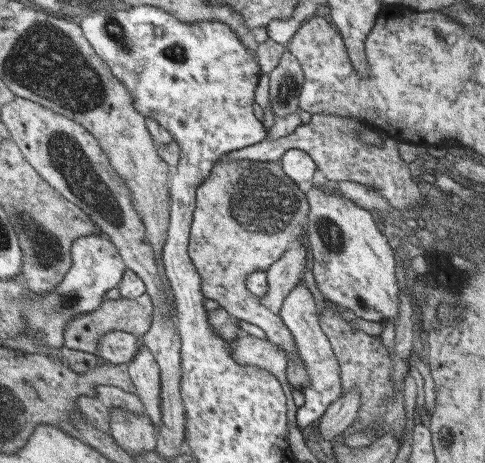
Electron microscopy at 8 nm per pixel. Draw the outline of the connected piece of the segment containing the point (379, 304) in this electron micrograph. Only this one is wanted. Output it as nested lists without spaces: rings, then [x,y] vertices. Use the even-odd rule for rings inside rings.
[[[307,186],[309,202],[309,226],[306,235],[309,240],[309,248],[313,255],[316,270],[313,276],[316,278],[319,292],[326,300],[344,307],[361,319],[385,323],[389,318],[397,316],[397,280],[395,280],[395,262],[391,247],[387,244],[386,236],[377,230],[373,218],[364,208],[357,208],[351,199],[344,197],[337,191],[326,191],[321,187]]]

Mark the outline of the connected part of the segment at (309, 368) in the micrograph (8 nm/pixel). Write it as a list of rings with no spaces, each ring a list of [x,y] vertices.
[[[299,282],[283,299],[282,307],[279,309],[278,317],[288,327],[294,341],[296,342],[297,356],[302,360],[308,375],[310,376],[310,384],[301,388],[304,396],[304,403],[297,408],[295,420],[297,428],[301,431],[305,426],[311,424],[313,420],[317,420],[325,408],[342,394],[339,388],[340,372],[337,372],[337,363],[335,356],[329,348],[328,338],[325,338],[325,333],[319,328],[320,322],[317,322],[317,306],[309,294],[309,290],[305,284]]]

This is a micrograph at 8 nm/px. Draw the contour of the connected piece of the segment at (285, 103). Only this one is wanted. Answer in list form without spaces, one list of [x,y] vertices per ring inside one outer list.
[[[284,51],[277,67],[268,75],[268,95],[274,116],[298,112],[297,101],[302,83],[302,71],[297,59],[289,51]]]

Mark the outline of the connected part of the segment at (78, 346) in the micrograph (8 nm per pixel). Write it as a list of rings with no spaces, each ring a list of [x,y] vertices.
[[[143,293],[137,298],[105,299],[96,311],[78,314],[64,326],[63,345],[71,350],[80,350],[93,355],[97,352],[99,338],[105,333],[123,331],[129,334],[138,334],[138,336],[147,333],[152,326],[153,313],[152,299],[147,293]]]

